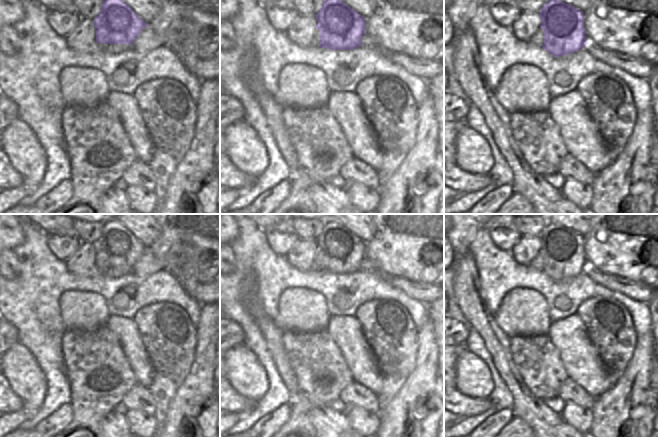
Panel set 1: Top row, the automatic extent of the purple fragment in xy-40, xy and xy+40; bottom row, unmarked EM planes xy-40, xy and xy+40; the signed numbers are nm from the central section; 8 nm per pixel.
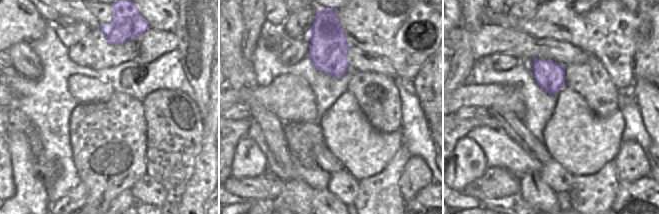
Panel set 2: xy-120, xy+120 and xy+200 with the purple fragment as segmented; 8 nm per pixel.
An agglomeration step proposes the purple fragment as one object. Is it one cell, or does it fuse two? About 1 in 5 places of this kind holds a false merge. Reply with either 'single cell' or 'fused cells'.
fused cells

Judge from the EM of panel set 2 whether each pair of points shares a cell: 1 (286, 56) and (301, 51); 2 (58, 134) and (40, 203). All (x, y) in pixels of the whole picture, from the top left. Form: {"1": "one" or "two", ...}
{"1": "one", "2": "two"}

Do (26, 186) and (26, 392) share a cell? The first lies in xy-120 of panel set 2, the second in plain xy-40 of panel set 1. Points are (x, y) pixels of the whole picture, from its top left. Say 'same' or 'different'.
same

